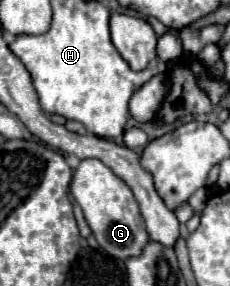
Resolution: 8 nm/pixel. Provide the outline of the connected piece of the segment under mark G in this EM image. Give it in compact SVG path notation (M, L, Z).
M84 158L80 166L74 170L70 182L72 198L80 204L92 234L96 236L102 250L118 260L136 258L148 244L148 232L144 226L144 218L140 218L138 202L130 190L130 186L120 180L104 162L98 158Z

